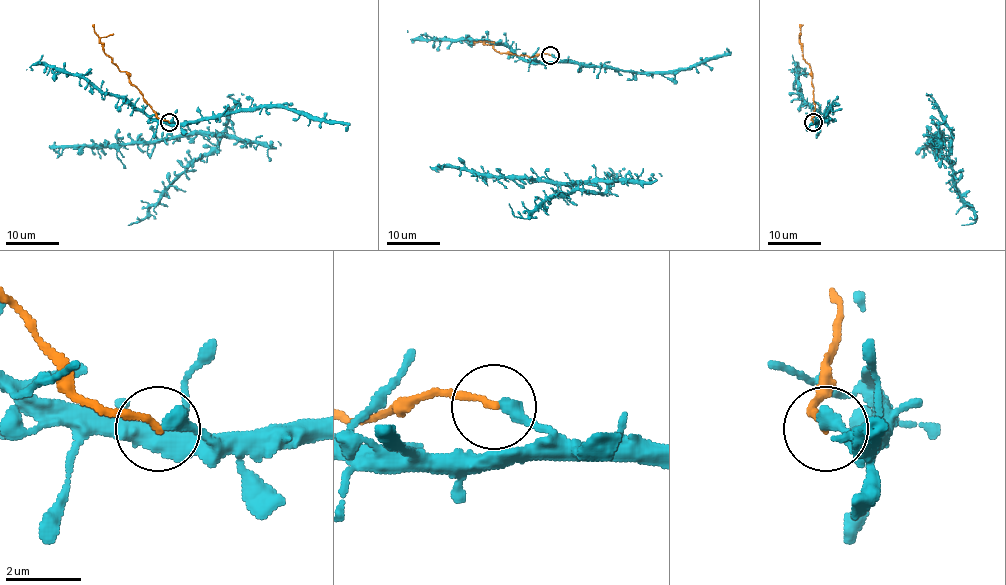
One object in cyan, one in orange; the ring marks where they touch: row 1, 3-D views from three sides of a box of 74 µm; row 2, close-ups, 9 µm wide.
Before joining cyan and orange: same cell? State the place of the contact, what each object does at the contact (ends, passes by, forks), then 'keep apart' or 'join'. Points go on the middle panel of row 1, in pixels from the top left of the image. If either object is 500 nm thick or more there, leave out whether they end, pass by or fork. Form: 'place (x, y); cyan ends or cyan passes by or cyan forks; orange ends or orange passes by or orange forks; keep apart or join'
place (550, 55); cyan ends; orange ends; keep apart

